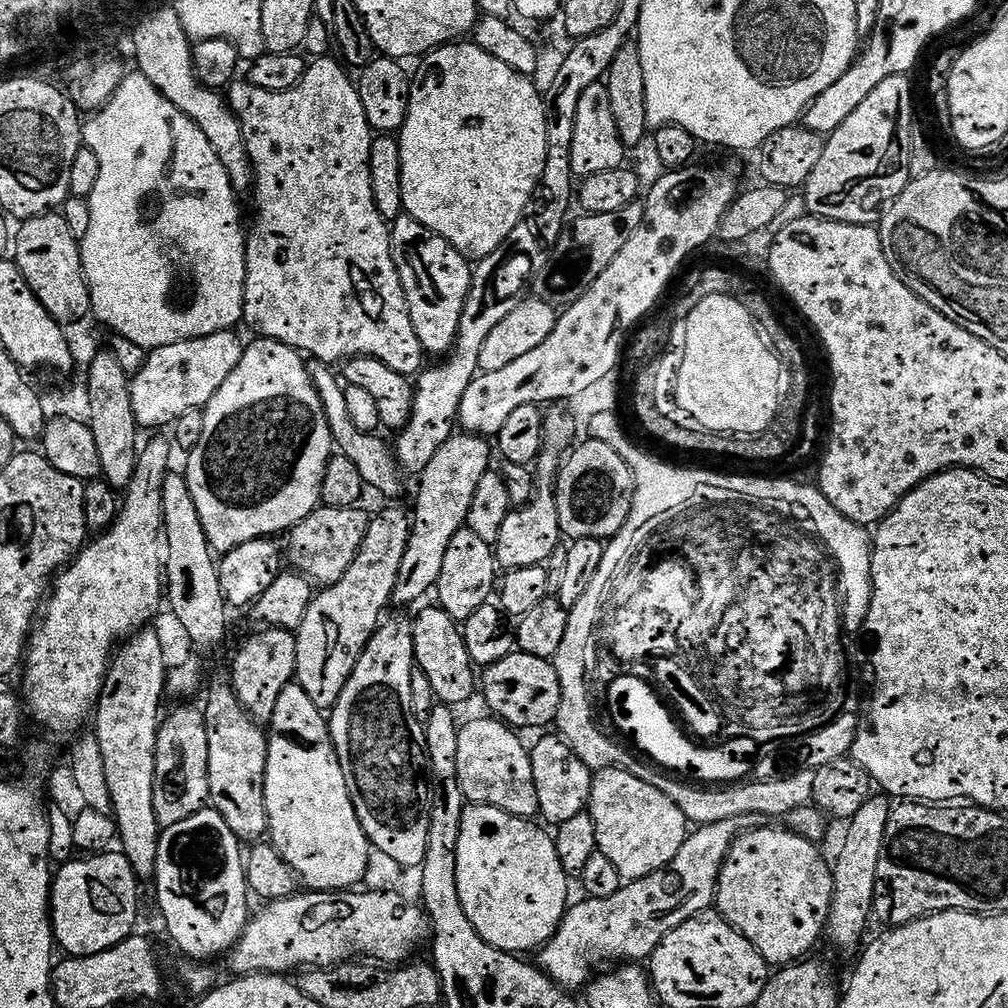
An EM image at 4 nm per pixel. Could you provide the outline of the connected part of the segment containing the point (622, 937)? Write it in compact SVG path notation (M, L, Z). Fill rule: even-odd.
M672 856L669 859L668 866L666 866L666 868L664 867L665 866L653 869L651 872L648 873L648 875L644 876L640 880L629 881L628 883L621 885L621 887L617 889L617 891L612 893L612 895L587 897L584 898L584 901L578 903L576 906L572 907L571 905L561 917L560 925L558 925L558 927L556 928L552 939L547 941L547 943L543 945L542 951L544 951L544 953L542 953L540 956L541 965L539 964L539 967L542 969L544 975L547 976L548 979L551 980L552 983L557 986L561 986L564 988L567 988L566 986L570 988L576 988L581 985L581 987L583 987L589 981L590 978L590 975L588 976L587 972L590 966L594 964L602 964L610 960L620 960L616 962L622 962L625 961L622 960L624 958L634 958L636 960L633 961L636 962L640 961L638 960L640 958L647 959L651 955L652 949L654 947L654 939L652 940L651 931L655 928L657 922L660 921L662 918L670 915L672 912L676 911L685 901L688 900L688 895L684 890L680 871L678 870L678 859L676 859L675 856Z

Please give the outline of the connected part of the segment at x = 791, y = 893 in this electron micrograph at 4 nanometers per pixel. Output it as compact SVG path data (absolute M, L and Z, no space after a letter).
M763 827L756 836L737 835L724 865L718 871L714 887L715 907L719 914L744 935L772 966L788 966L804 956L800 944L796 944L796 932L804 932L804 924L800 924L800 912L796 912L796 896L800 896L806 888L809 868L812 868L812 860L818 855L817 845L811 839L805 839L792 830L785 831Z

